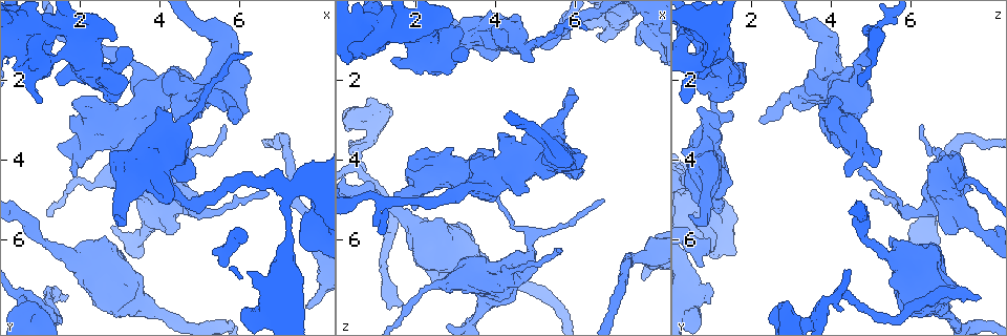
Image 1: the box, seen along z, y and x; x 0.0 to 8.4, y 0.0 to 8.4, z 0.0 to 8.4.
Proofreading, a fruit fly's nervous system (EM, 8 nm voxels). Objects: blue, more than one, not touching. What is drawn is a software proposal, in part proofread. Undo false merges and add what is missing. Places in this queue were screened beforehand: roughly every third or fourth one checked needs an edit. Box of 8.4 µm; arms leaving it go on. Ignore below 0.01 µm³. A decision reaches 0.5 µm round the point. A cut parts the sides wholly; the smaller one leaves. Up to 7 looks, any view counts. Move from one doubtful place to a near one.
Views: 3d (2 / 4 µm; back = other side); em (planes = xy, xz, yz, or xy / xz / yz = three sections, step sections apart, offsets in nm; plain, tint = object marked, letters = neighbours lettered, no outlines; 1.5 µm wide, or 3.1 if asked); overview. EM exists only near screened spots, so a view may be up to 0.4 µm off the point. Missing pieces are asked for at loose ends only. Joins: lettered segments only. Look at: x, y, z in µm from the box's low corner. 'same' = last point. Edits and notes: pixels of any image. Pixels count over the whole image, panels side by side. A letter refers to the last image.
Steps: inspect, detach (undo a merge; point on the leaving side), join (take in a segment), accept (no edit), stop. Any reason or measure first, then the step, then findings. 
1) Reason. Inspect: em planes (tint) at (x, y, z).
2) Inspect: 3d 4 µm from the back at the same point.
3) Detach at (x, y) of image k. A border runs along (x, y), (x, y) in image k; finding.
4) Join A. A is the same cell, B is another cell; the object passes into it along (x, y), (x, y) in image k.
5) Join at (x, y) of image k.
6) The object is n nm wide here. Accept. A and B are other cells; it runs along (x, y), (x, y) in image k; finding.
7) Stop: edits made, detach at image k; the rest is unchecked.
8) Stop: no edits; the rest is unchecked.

Thick turns thin. Inspect: 3d 2 µm at (7.50, 5.20, 6.50).

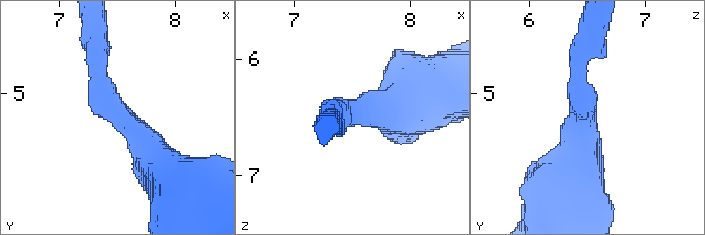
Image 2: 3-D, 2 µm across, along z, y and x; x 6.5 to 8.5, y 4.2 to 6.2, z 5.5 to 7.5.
The arms are 220, 550 nm wide. Inspect: em planes (letters) at (7.50, 5.16, 6.46).

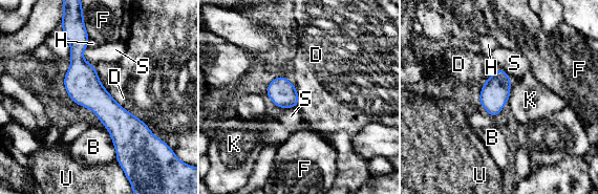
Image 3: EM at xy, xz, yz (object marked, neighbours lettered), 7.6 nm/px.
The object is 220 nm wide here. Accept. B, D, F, H, K, S and U are other cells; continuous, no second neuron.

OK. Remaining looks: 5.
Inspect: 3d 2 µm at (3.00, 5.50, 0.80).

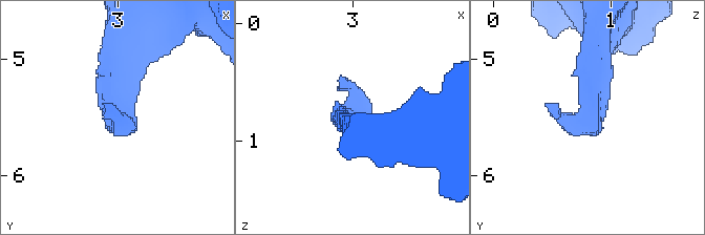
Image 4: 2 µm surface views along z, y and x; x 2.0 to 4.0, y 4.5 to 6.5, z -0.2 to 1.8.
Now the EM. Inspect: em planes (tint) at (3.02, 5.52, 0.80).

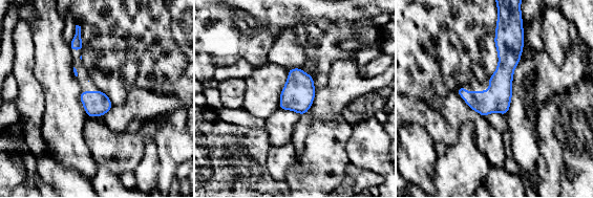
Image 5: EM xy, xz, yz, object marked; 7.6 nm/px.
See the neighbours. Inspect: em planes (letters) at the same point.

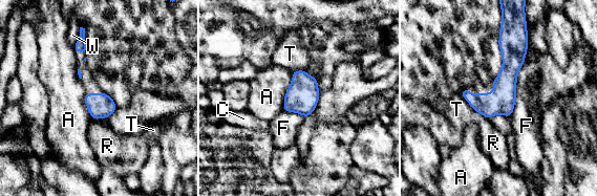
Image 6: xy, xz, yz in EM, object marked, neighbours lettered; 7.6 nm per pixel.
Accept. A, C, F, R, T and W are other cells; it runs along (506, 37), (505, 93), (488, 115) in image 6; continuous, no second neuron.

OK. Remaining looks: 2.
Stop: no edits; the rest is unchecked.

